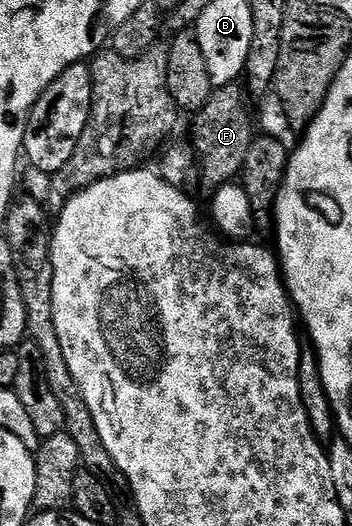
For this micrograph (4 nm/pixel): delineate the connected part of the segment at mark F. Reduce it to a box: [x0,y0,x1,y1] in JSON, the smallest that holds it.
[190,83,254,191]

